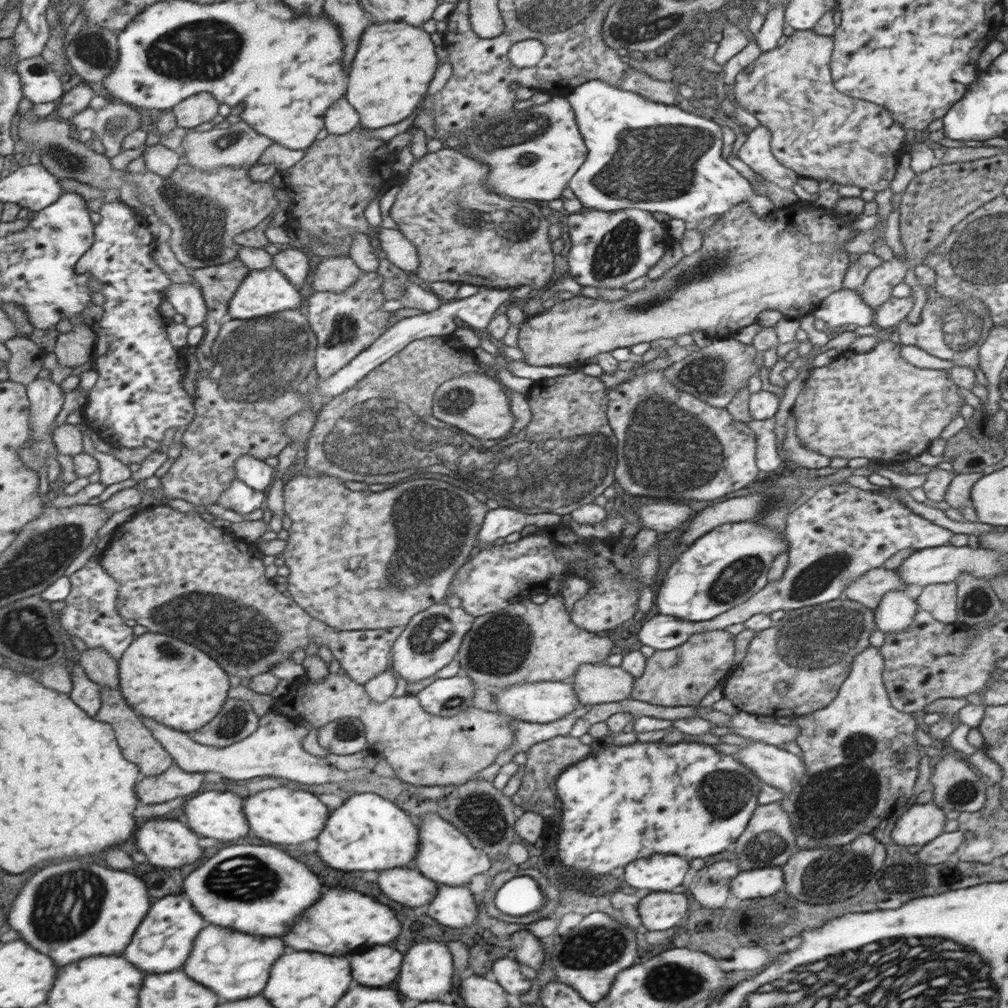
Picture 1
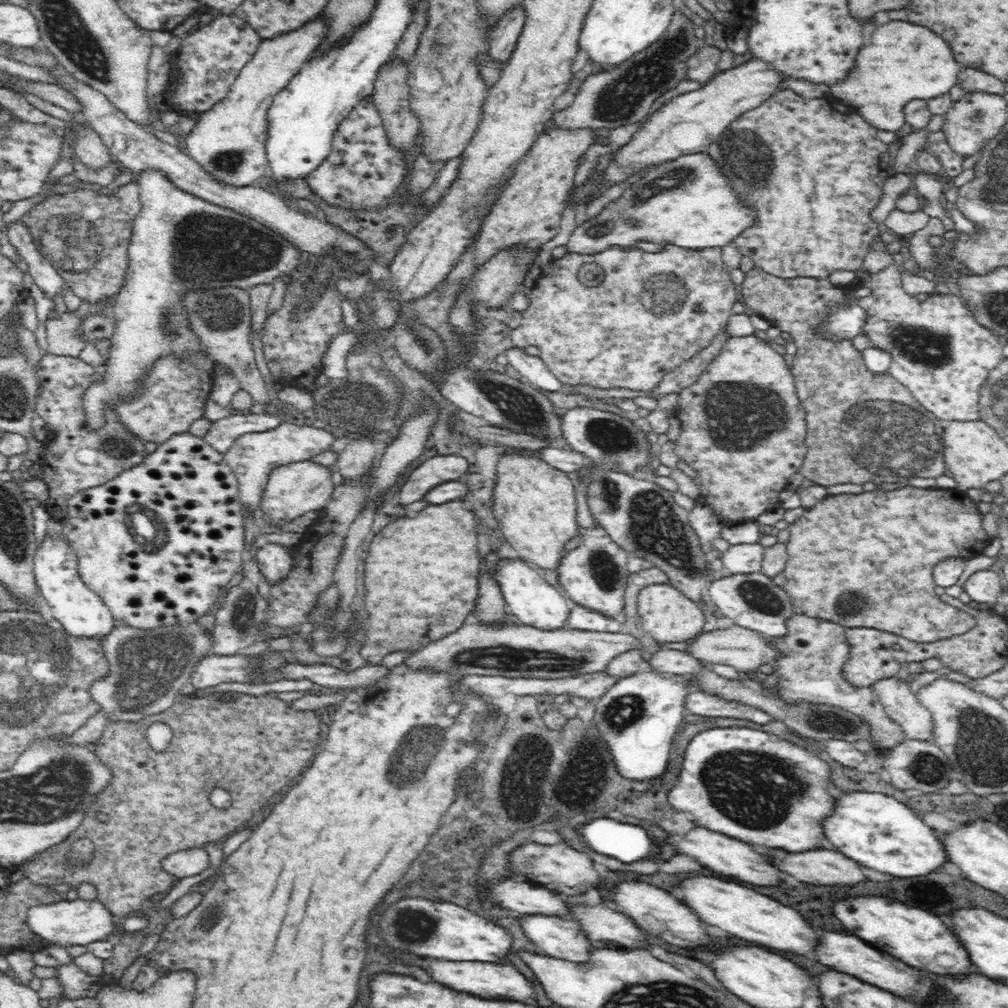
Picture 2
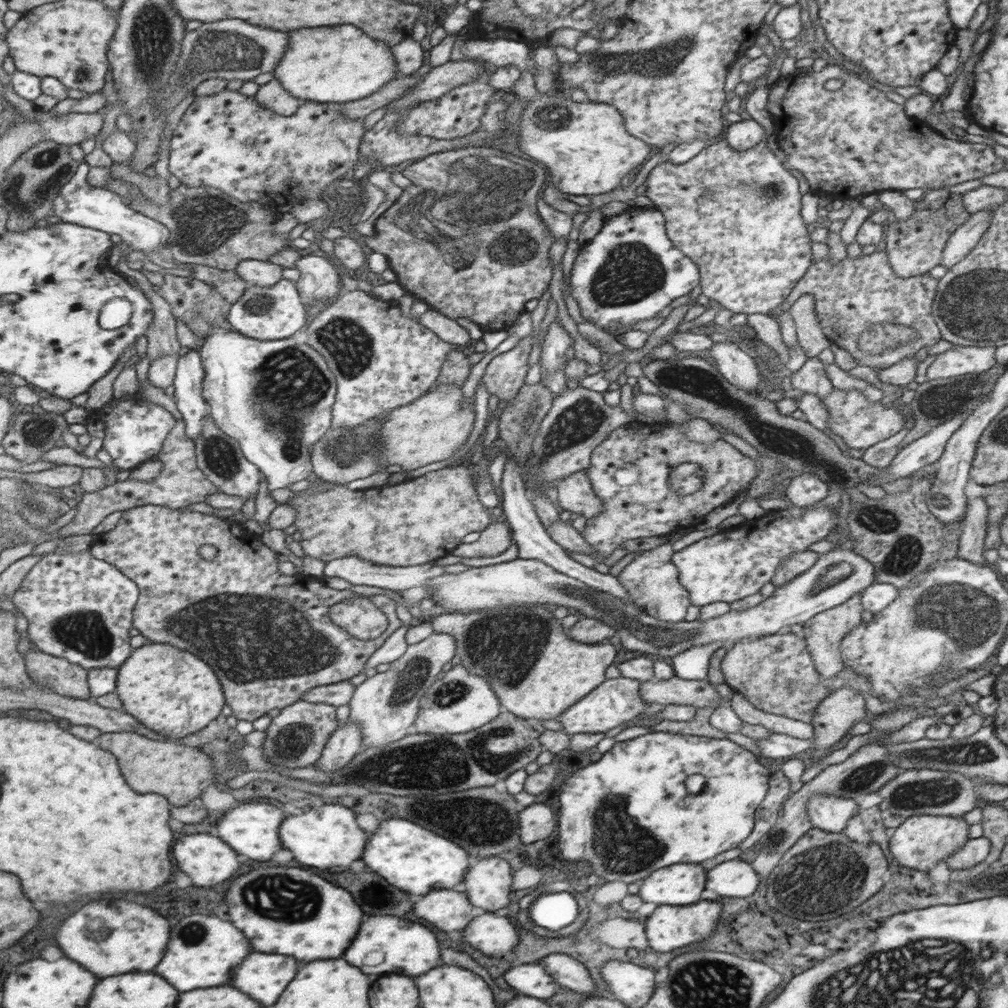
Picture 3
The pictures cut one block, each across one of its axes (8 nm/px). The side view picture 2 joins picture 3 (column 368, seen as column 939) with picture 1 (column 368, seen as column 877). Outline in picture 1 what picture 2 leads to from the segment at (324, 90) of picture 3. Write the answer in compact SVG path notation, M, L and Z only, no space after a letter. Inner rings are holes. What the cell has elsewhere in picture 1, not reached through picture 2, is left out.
M382 22L382 24L374 23L373 25L368 26L362 36L366 36L366 42L362 42L362 50L357 51L358 62L354 62L352 66L352 78L349 92L347 94L349 101L360 116L360 127L366 129L384 128L386 126L390 126L390 124L402 122L404 118L408 118L408 116L416 110L416 106L420 104L420 100L424 99L424 94L428 92L428 84L430 84L430 80L434 78L434 72L436 72L436 68L438 68L438 56L436 56L434 42L430 40L430 34L428 34L428 31L424 32L422 27L410 26L409 24L406 24L406 22Z

